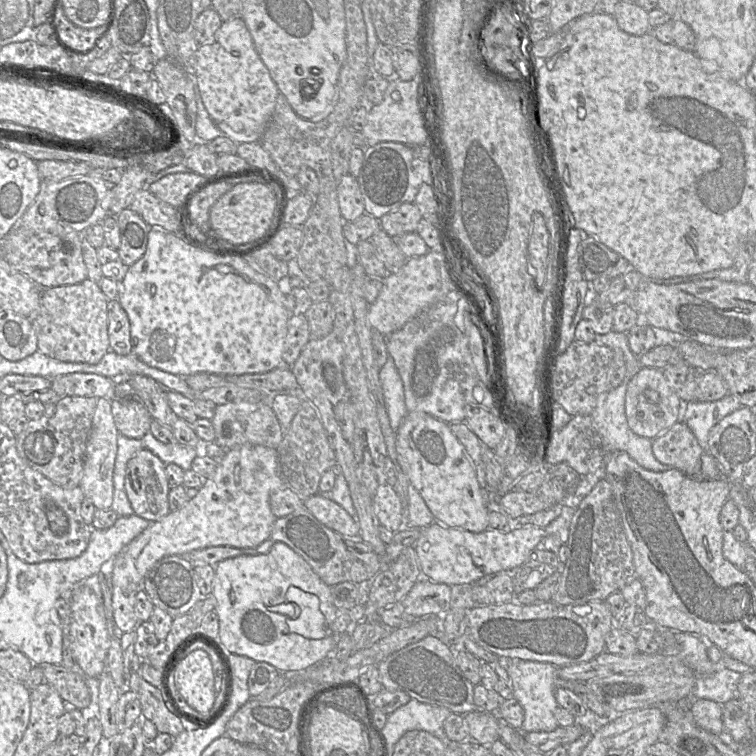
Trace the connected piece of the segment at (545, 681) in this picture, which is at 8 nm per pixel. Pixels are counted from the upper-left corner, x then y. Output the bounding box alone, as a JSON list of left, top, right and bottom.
[499,658,586,733]

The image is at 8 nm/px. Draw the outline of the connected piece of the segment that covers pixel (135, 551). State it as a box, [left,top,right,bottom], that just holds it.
[113,445,284,588]

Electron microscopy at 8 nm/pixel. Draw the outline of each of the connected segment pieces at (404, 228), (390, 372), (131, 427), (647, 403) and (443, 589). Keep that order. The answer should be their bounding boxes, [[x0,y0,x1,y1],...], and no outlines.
[[379,202,422,237],[379,354,408,432],[111,399,152,439],[625,367,683,440],[400,580,450,617]]

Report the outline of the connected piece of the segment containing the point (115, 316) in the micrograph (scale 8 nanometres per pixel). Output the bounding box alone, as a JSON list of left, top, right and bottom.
[107,298,132,355]

